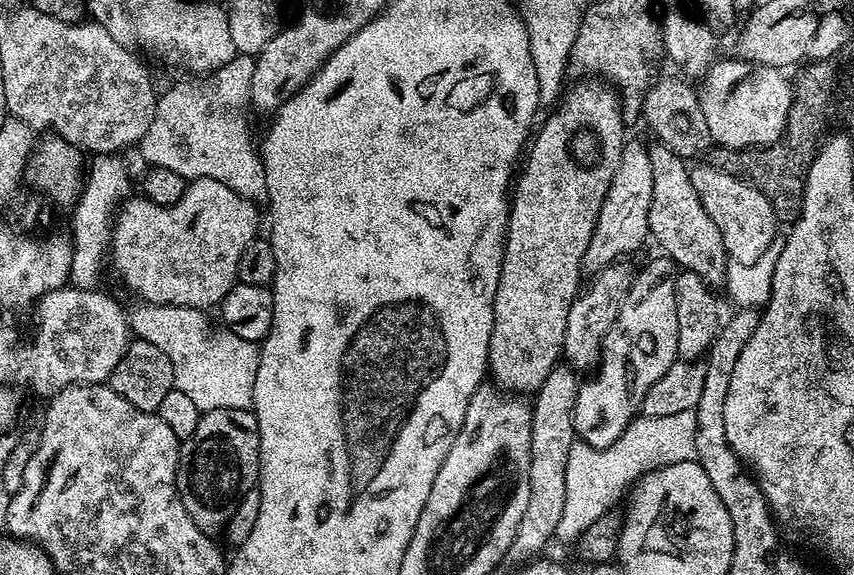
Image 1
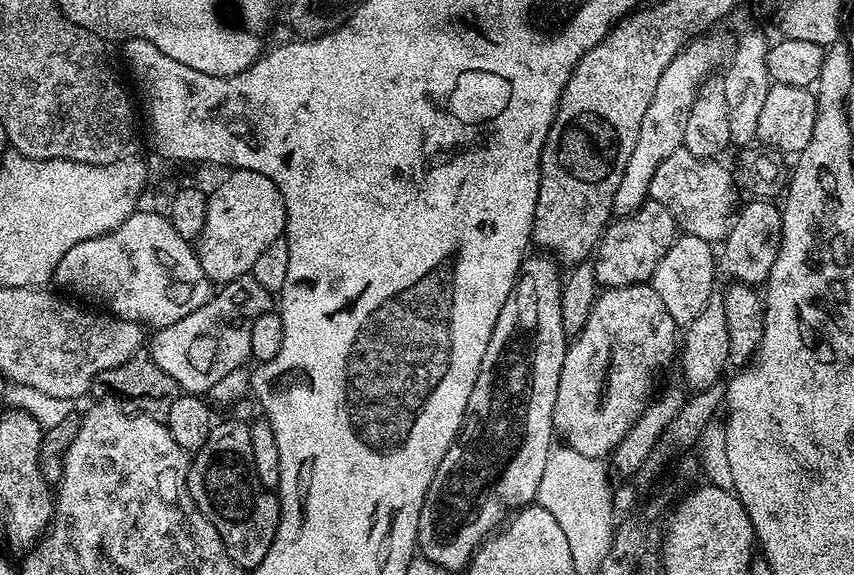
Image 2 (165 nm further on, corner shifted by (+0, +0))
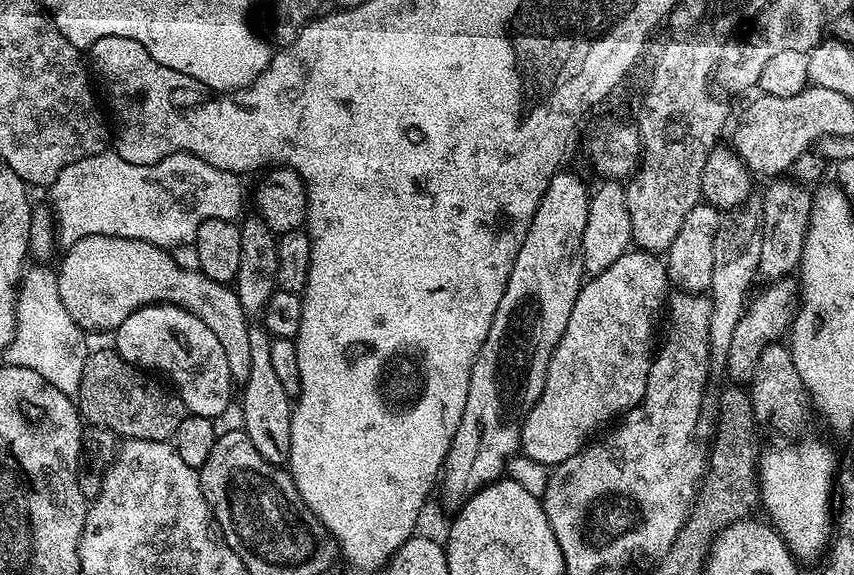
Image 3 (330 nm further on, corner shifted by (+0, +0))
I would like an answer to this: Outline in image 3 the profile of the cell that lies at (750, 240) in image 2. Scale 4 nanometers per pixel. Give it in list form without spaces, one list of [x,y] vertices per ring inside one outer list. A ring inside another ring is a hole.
[[[776,178],[769,184],[772,185],[764,192],[762,227],[758,235],[760,238],[759,275],[765,276],[763,279],[771,282],[793,273],[799,265],[800,255],[804,249],[804,238],[808,233],[814,192],[807,183],[797,182],[792,178]]]

